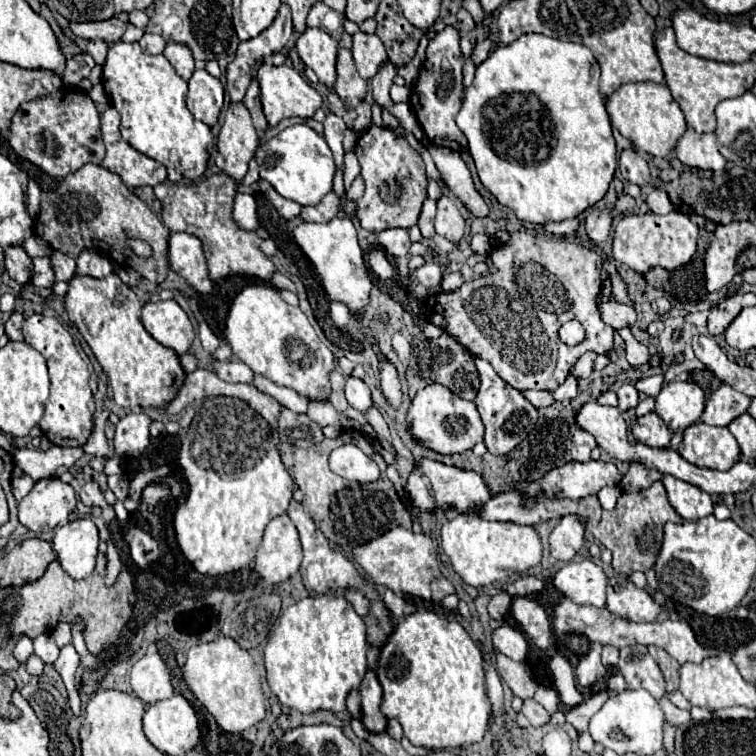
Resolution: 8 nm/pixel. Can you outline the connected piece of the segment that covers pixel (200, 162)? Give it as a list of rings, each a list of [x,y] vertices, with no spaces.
[[[113,43],[103,65],[103,87],[109,103],[121,115],[121,135],[131,147],[163,163],[167,169],[179,171],[189,181],[203,177],[213,149],[213,135],[187,109],[187,83],[163,55],[147,55],[139,43]]]

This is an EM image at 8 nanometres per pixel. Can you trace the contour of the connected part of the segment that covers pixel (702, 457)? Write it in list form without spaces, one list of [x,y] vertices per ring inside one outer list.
[[[701,421],[683,431],[679,455],[697,467],[719,471],[731,469],[741,459],[737,439],[727,427],[705,425]]]

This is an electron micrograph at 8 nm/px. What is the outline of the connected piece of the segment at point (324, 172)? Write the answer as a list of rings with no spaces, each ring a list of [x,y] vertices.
[[[291,125],[283,129],[279,135],[261,145],[255,157],[259,163],[261,179],[269,181],[279,195],[297,201],[303,207],[317,205],[333,189],[333,177],[337,171],[333,153],[323,135],[315,133],[307,125]]]

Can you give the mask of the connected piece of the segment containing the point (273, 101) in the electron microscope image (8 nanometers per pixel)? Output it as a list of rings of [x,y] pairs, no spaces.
[[[263,63],[257,71],[257,81],[261,85],[263,111],[271,127],[275,127],[285,117],[313,117],[313,113],[323,105],[321,95],[293,67],[287,67],[287,65],[275,67],[275,65]]]

